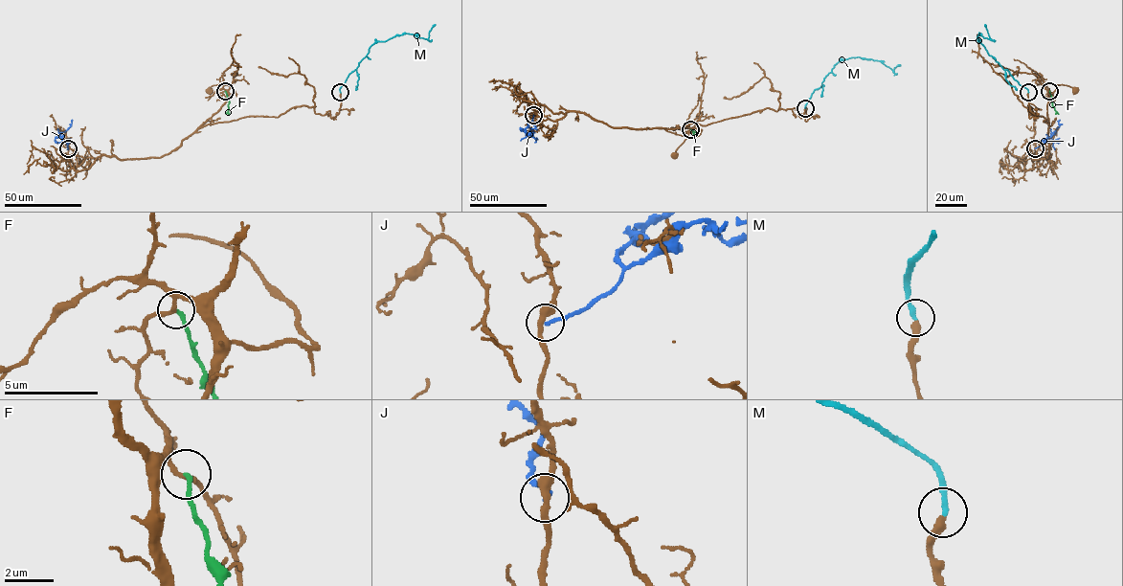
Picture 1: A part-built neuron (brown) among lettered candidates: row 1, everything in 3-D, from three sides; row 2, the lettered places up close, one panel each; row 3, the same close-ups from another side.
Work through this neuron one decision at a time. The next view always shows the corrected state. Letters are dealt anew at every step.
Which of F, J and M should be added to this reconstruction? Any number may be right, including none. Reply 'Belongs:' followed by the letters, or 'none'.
Belongs: M

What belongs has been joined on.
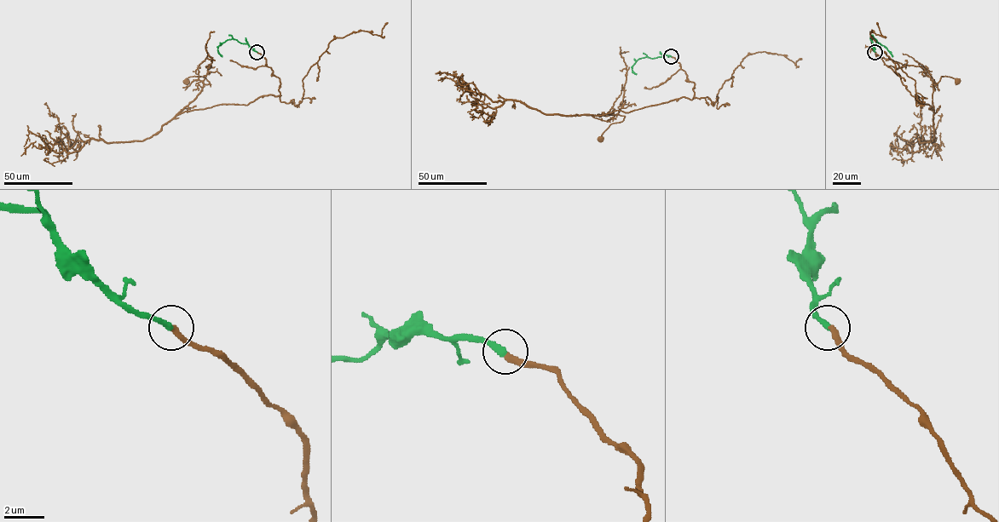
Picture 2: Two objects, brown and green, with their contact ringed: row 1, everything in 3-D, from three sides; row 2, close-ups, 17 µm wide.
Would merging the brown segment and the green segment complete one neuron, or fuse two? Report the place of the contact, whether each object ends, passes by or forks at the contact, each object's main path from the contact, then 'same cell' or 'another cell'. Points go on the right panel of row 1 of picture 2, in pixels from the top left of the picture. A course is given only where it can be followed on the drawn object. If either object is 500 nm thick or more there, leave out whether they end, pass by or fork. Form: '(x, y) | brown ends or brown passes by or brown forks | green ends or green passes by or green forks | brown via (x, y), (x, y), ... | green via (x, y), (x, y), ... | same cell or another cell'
(874, 52) | brown ends | green ends | brown via (874, 52), (934, 114), (932, 84), (943, 76), (957, 81) | green via (874, 52), (874, 38), (892, 56) | same cell

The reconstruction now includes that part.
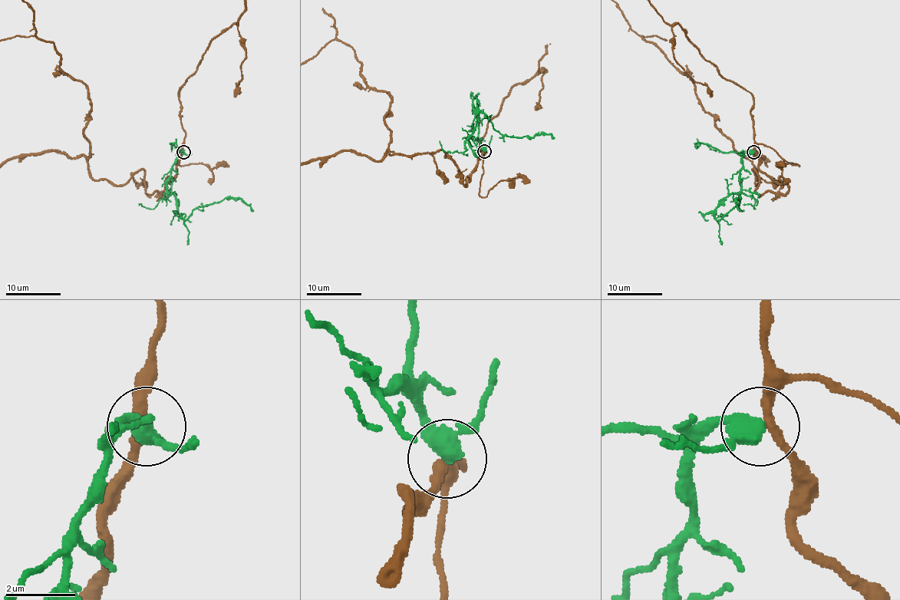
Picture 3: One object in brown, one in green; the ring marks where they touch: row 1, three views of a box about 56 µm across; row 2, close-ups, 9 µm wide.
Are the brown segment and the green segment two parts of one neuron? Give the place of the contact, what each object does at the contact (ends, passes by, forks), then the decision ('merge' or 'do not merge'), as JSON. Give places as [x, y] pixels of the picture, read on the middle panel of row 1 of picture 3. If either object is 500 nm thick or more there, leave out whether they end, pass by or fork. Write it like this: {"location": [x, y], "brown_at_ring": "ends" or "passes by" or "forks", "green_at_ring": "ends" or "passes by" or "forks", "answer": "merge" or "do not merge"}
{"location": [484, 151], "brown_at_ring": "passes by", "green_at_ring": "passes by", "answer": "do not merge"}

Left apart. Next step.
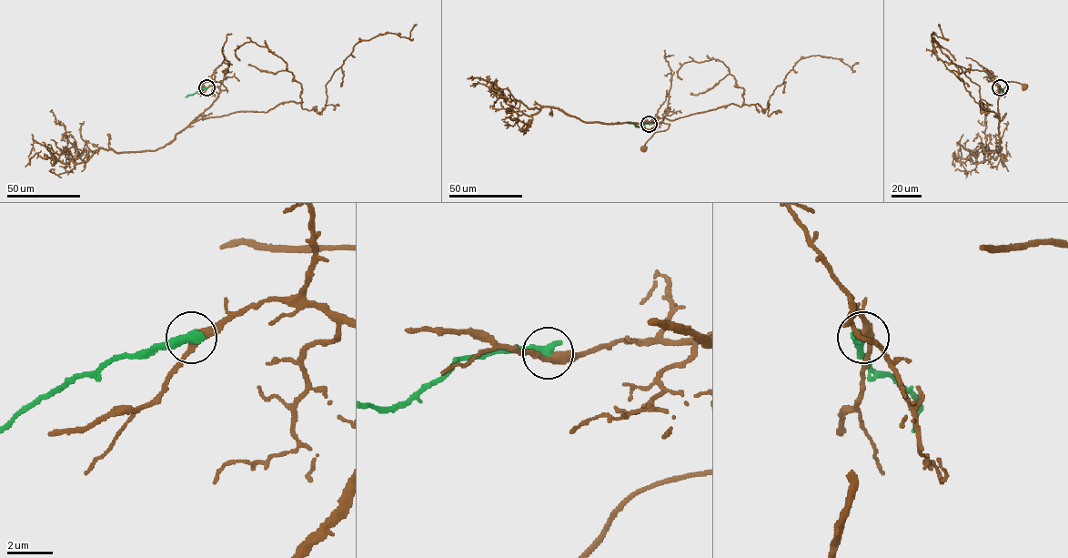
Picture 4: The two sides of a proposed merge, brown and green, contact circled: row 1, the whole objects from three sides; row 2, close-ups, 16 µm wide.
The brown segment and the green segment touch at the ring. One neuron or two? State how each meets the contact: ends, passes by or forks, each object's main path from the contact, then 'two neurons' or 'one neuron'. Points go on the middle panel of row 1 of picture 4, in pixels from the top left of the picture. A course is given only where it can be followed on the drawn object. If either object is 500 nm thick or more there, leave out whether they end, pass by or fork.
brown passes by; green ends; course brown (649, 124), (662, 122), (670, 126), (666, 129), (654, 133), (642, 148); course green (649, 124), (637, 127), (628, 122); two neurons

